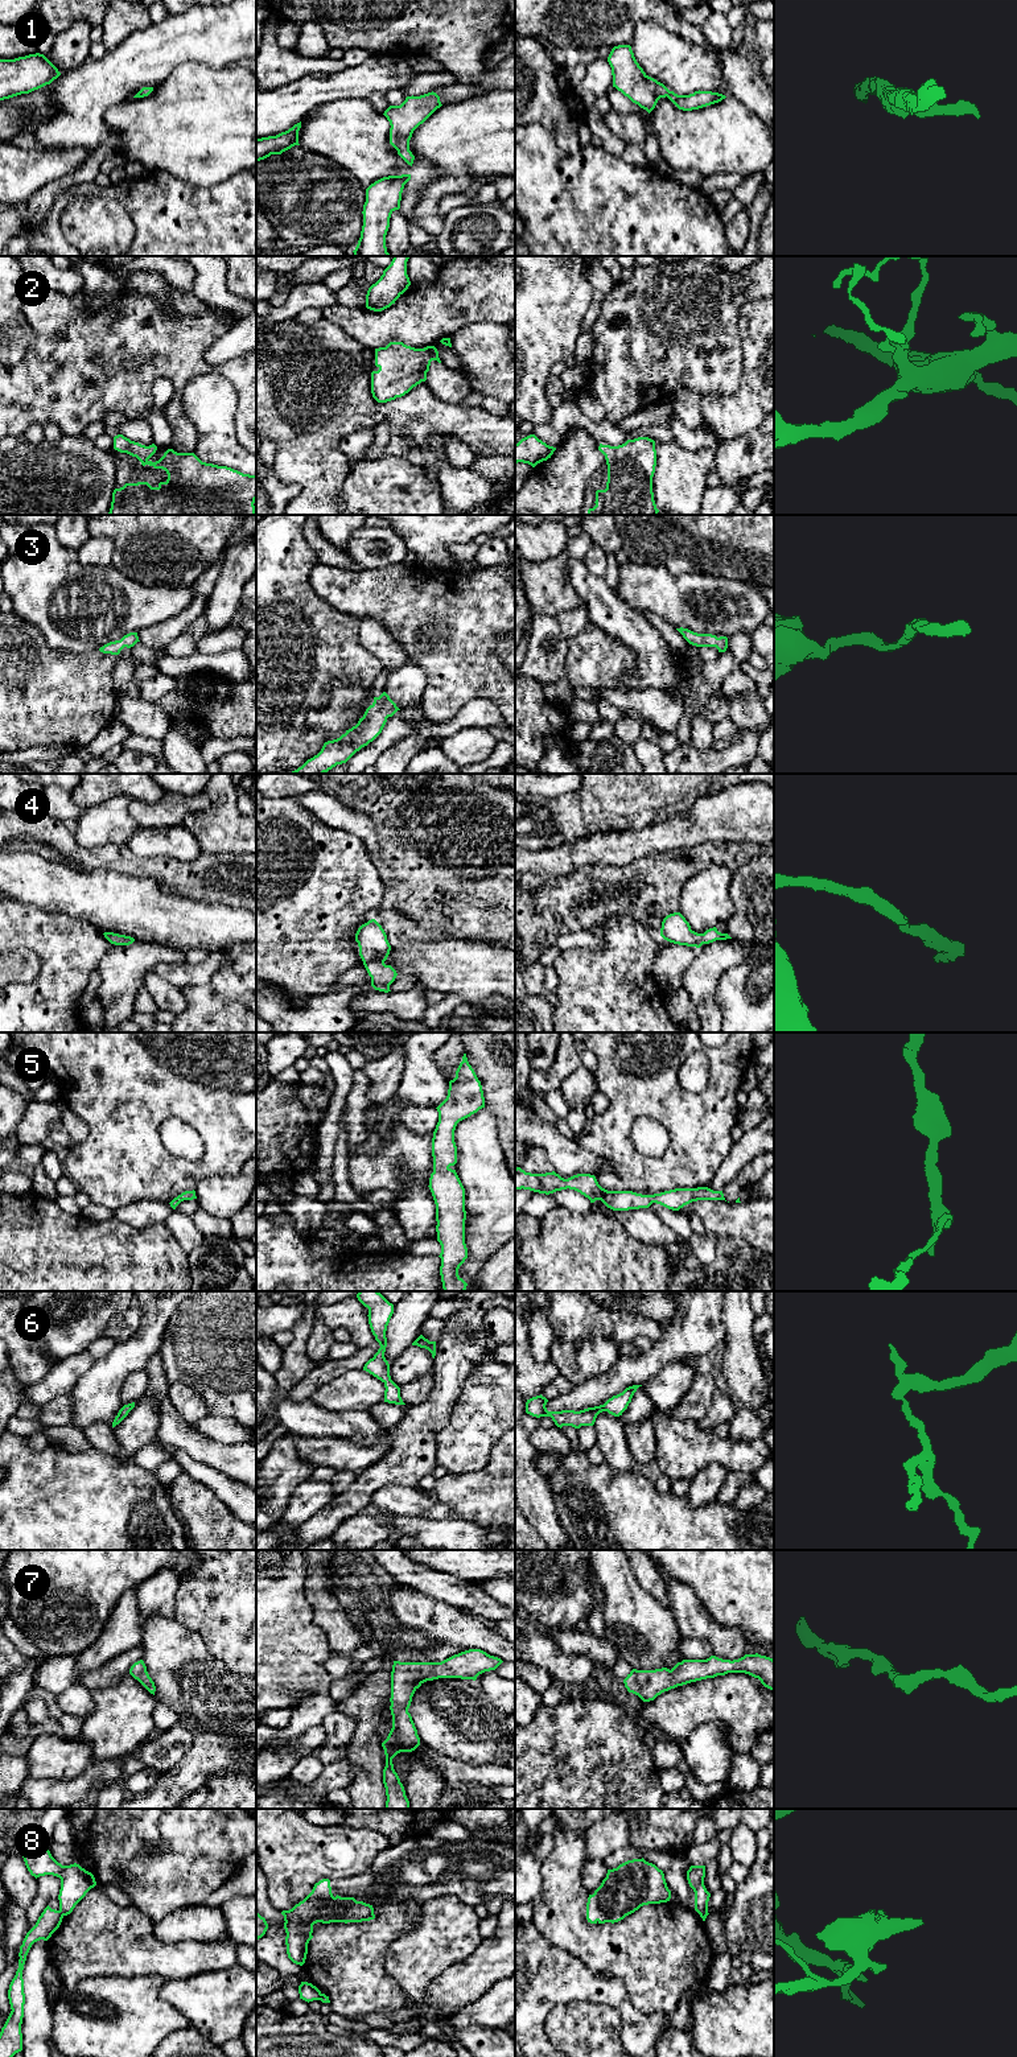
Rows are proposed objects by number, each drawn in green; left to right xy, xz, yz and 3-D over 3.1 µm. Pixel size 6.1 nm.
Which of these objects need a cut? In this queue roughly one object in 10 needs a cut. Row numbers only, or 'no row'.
8

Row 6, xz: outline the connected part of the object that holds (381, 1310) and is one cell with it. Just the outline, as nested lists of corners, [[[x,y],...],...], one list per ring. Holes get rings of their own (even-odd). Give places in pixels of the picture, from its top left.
[[[359,1291],[358,1300],[368,1308],[368,1324],[380,1348],[370,1359],[363,1370],[368,1372],[384,1384],[384,1402],[405,1405],[400,1397],[400,1388],[391,1380],[390,1364],[384,1357],[387,1337],[386,1331],[394,1314],[394,1304],[390,1303],[379,1291]]]

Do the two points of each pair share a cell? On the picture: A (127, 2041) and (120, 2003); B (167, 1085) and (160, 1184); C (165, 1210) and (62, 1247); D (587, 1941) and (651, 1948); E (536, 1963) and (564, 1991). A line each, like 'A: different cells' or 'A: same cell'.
A: same cell
B: same cell
C: different cells
D: same cell
E: same cell

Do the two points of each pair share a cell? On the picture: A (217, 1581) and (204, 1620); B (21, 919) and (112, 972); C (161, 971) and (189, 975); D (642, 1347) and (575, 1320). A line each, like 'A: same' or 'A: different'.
A: same
B: different
C: same
D: different

